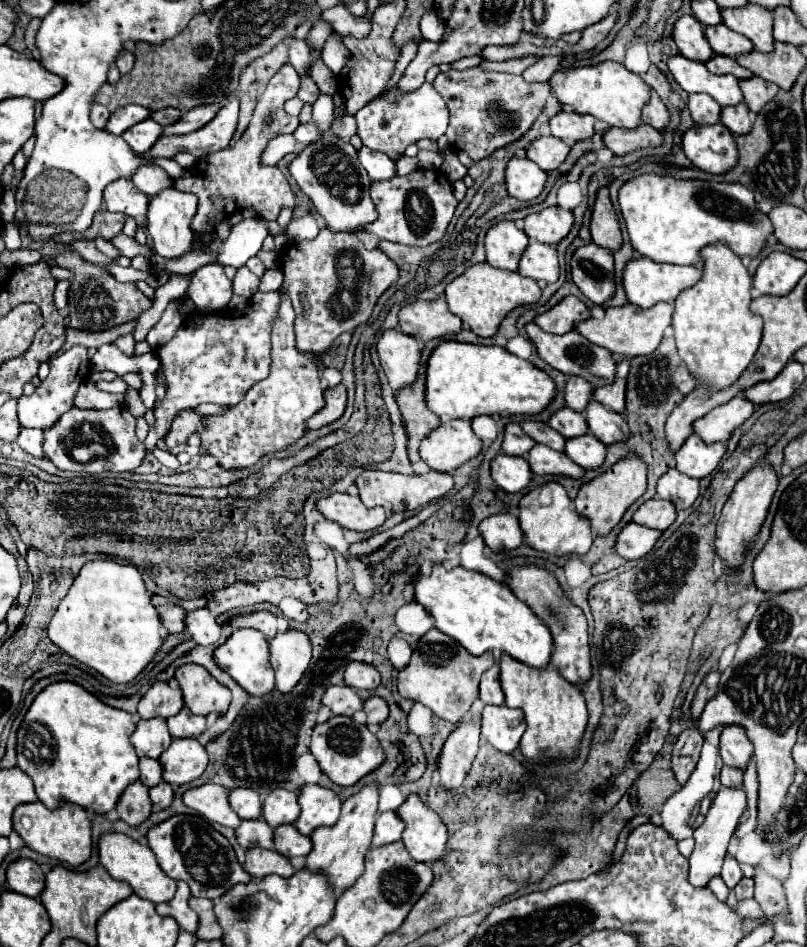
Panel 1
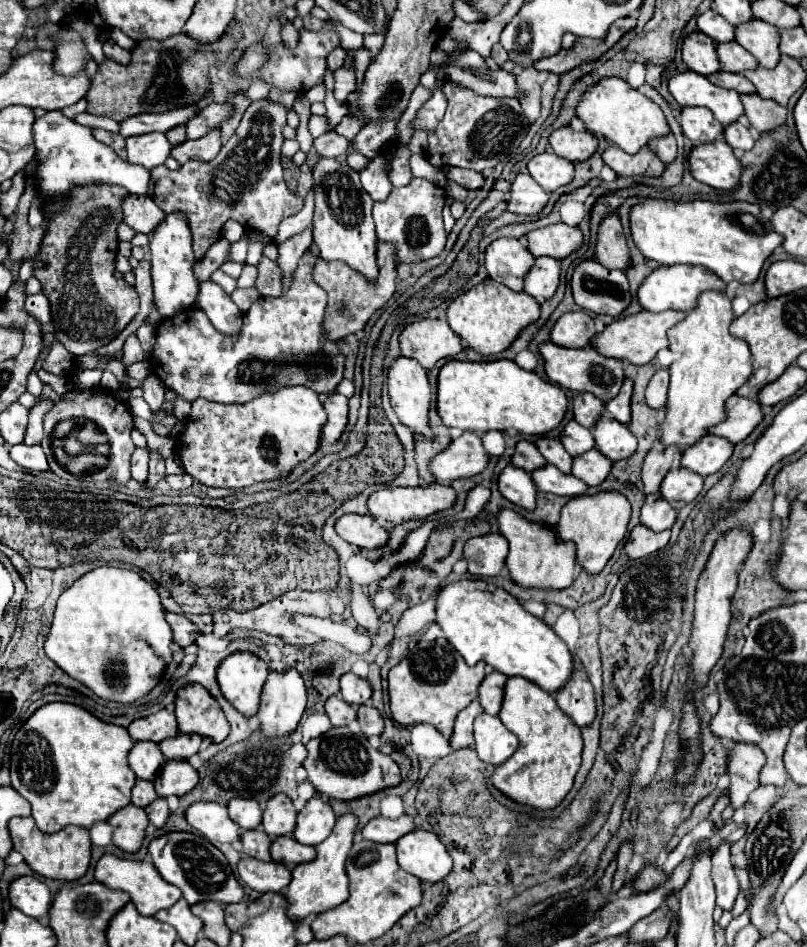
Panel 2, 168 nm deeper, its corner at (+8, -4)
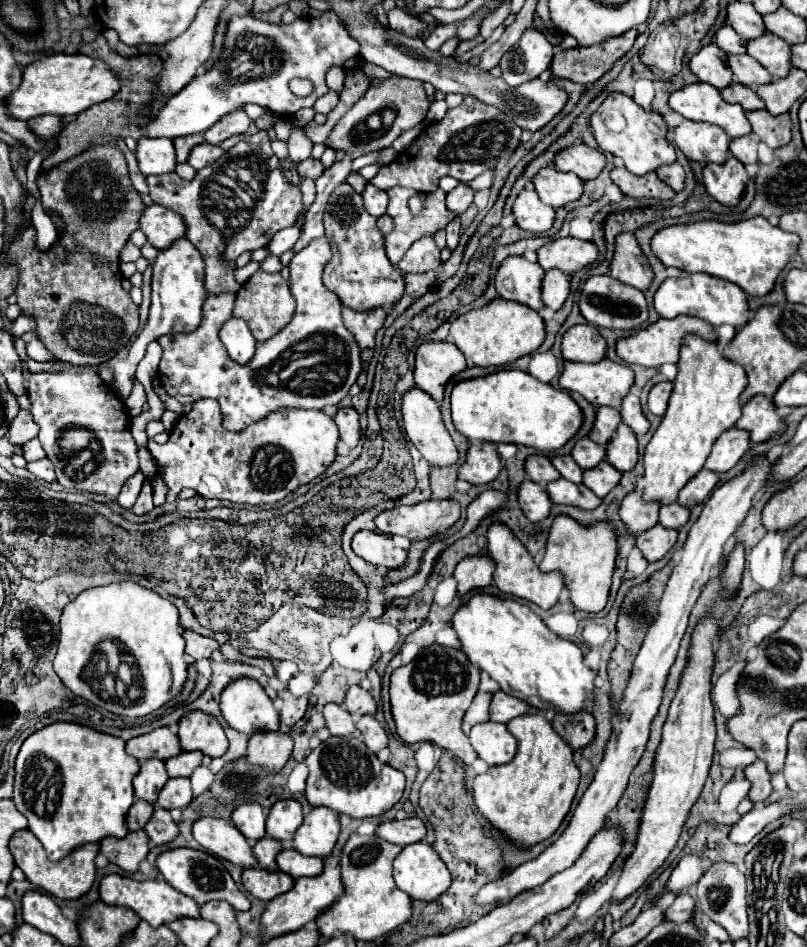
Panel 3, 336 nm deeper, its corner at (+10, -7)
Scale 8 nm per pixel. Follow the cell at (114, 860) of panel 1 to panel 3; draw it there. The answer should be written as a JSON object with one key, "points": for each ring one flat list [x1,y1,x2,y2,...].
{"points":[[116,873,104,875,100,881,100,899,108,905,122,905,136,911,136,915,144,921,148,921,152,927,160,927,168,921,174,921,178,917,200,917,198,915,198,903,192,903,190,897,178,893,172,889,164,879,148,879,148,881,136,881,130,877,122,877]]}

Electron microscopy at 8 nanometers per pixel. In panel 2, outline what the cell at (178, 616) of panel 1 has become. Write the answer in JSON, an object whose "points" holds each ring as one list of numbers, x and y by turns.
{"points":[[168,612,166,614,166,622,172,626,172,632,174,632,174,642,180,646,180,648,186,648,190,644,196,642,196,638,200,636,200,630,194,622,190,622,186,616,182,614,172,614]]}

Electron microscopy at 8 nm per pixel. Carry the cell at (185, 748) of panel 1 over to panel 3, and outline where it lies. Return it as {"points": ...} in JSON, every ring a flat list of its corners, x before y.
{"points":[[176,777,176,779,168,779,168,783,162,787,160,795,158,795,158,805,162,809,184,809,190,801,192,801,192,789,190,789,190,779,184,777]]}

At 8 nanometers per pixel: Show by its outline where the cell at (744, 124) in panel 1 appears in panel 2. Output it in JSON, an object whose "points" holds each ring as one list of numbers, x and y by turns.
{"points":[[734,122,734,124,726,126,726,128,724,128,724,138,726,138,726,142,728,142,734,150,746,152,746,150,750,150,750,148,754,146,754,138,752,138,750,130,744,128,740,122]]}

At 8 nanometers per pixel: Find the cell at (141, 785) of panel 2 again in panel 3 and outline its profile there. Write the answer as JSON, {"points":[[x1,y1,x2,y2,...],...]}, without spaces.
{"points":[[136,799,134,805,128,811,128,829,136,831,136,829,144,829,144,823,150,819,154,807,150,807,150,803,144,803,142,799]]}

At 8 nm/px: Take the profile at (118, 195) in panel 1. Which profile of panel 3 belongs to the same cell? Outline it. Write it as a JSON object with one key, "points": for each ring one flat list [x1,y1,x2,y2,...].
{"points":[[148,205,140,215,140,231,144,231,150,245,156,249,166,249,172,241,184,237,184,221,174,211,162,205]]}

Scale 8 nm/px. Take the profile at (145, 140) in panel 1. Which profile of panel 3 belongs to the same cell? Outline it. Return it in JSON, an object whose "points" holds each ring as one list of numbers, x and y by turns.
{"points":[[164,137,138,139,136,159,144,175,162,175,162,173,174,171,176,155,174,155,172,139,164,139]]}

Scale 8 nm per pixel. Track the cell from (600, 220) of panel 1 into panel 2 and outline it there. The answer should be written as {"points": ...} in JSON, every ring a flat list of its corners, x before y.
{"points":[[614,214,600,224,596,260,606,268,618,268,618,270,626,270,632,264,630,250,622,232,622,224]]}

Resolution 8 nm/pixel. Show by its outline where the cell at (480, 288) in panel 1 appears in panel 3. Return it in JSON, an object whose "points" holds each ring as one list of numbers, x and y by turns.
{"points":[[496,297,484,307,472,309,450,323,450,337,456,347,466,355,468,365,480,367,500,367,522,355,536,351,544,341,544,321,542,317,524,307,522,303,512,303,510,299]]}

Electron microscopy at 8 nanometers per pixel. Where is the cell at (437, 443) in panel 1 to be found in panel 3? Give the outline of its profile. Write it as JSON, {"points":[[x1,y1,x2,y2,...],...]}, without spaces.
{"points":[[470,443,466,451,466,461,458,469,458,479,472,485,490,483,498,477,502,465,498,461,494,443]]}

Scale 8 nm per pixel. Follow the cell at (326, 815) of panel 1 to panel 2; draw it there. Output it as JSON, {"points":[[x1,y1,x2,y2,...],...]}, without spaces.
{"points":[[312,798,302,812,298,812,298,824,294,830,294,838,300,844,318,846,324,842,336,824,336,814,330,804,322,798]]}

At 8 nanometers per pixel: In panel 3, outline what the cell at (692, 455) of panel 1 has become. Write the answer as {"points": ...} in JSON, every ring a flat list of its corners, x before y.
{"points":[[728,429,712,445,712,453,706,459,704,469,716,471,718,475,722,475,738,463,738,459,748,451,748,447,750,447,750,439,746,431]]}

